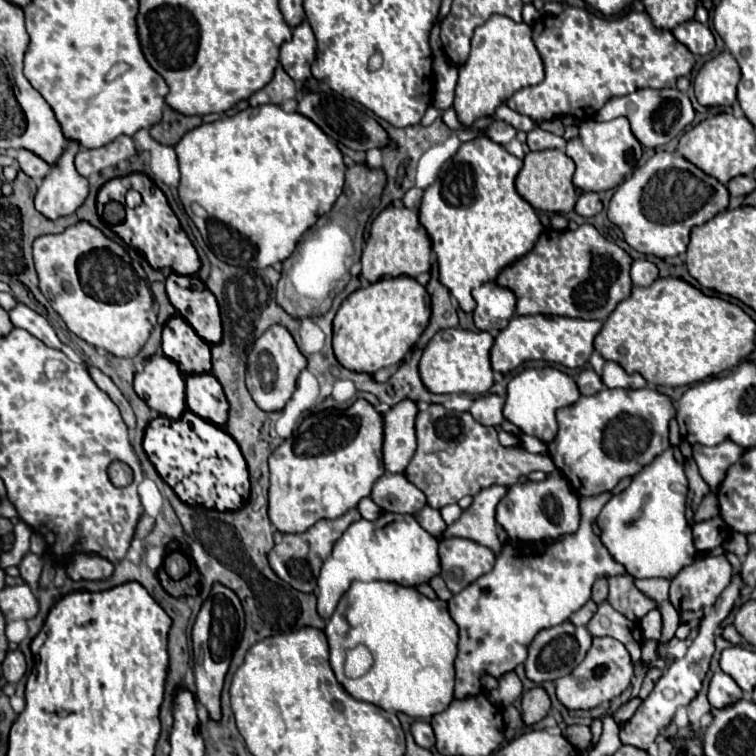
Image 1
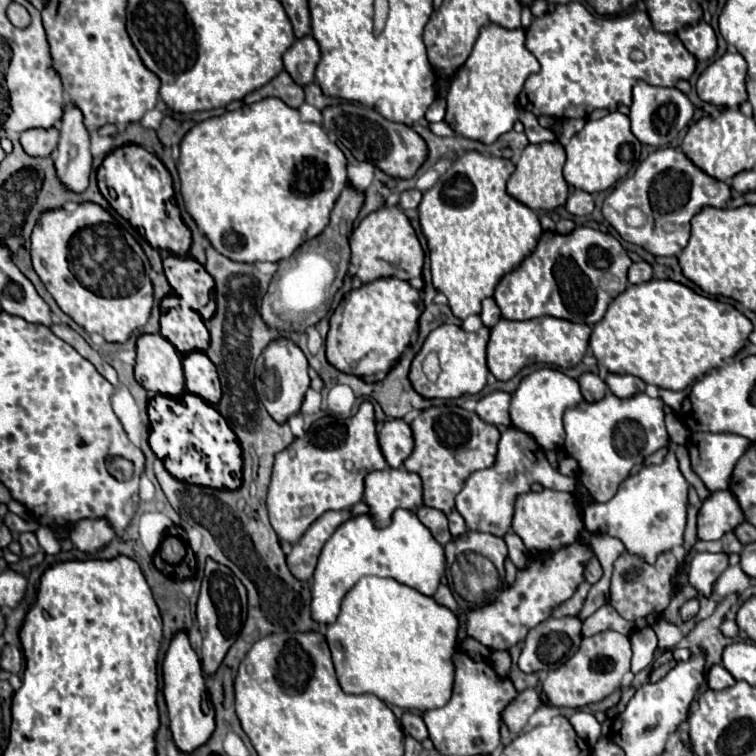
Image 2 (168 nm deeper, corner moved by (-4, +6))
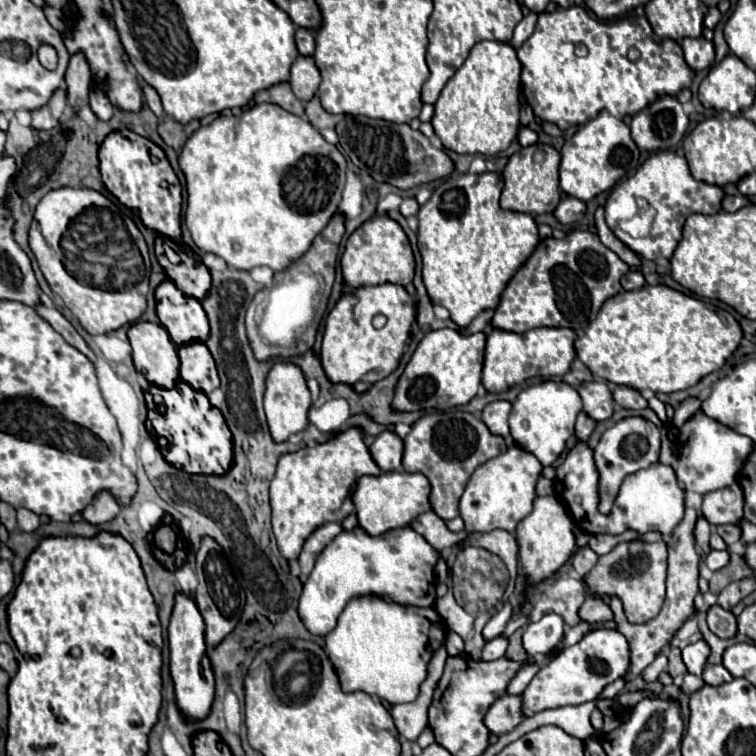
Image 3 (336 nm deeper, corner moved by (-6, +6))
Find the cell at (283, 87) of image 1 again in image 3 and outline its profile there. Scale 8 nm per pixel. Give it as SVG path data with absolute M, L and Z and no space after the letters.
M280 83L280 85L274 85L270 89L256 93L256 103L274 103L292 115L298 115L298 117L304 115L304 105L302 105L302 101L296 99L296 95L292 93L288 83Z

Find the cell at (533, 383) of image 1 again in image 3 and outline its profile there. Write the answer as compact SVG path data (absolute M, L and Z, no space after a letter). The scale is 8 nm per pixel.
M542 381L532 385L516 397L510 411L510 435L514 441L528 453L536 455L536 459L548 467L554 465L556 459L566 449L568 437L574 435L574 421L576 415L582 411L582 399L578 391L562 381Z

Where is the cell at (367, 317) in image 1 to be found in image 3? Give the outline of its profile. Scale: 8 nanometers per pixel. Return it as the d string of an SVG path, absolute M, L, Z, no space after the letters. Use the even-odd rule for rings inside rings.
M384 283L374 287L360 287L354 289L352 293L342 295L336 307L326 317L320 353L322 369L330 383L354 385L362 381L372 385L388 377L400 363L414 319L416 319L414 303L402 285ZM374 315L384 315L386 327L374 329L372 327Z

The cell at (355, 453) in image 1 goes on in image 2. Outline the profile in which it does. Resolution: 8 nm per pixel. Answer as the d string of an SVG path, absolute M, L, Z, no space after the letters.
M364 401L356 415L352 417L336 417L336 415L322 415L316 419L308 433L300 439L294 439L288 449L276 455L274 461L274 473L268 487L268 515L274 531L280 539L288 543L296 543L304 531L310 527L312 521L316 521L326 511L340 511L350 509L364 497L364 477L376 469L384 469L388 463L380 451L378 445L378 433L376 433L376 417L374 407L370 401Z

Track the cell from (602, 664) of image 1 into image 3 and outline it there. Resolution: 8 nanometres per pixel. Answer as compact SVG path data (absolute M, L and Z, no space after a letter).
M604 627L592 629L576 645L562 651L534 675L530 685L522 691L522 707L526 711L538 713L544 709L592 701L608 683L620 679L626 673L626 657L630 659L630 649L626 647L626 637L620 631Z

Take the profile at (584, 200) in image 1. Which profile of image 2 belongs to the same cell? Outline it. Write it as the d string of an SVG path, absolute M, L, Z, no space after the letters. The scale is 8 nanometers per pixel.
M572 191L566 201L566 209L572 215L590 215L594 211L594 197L586 191Z

